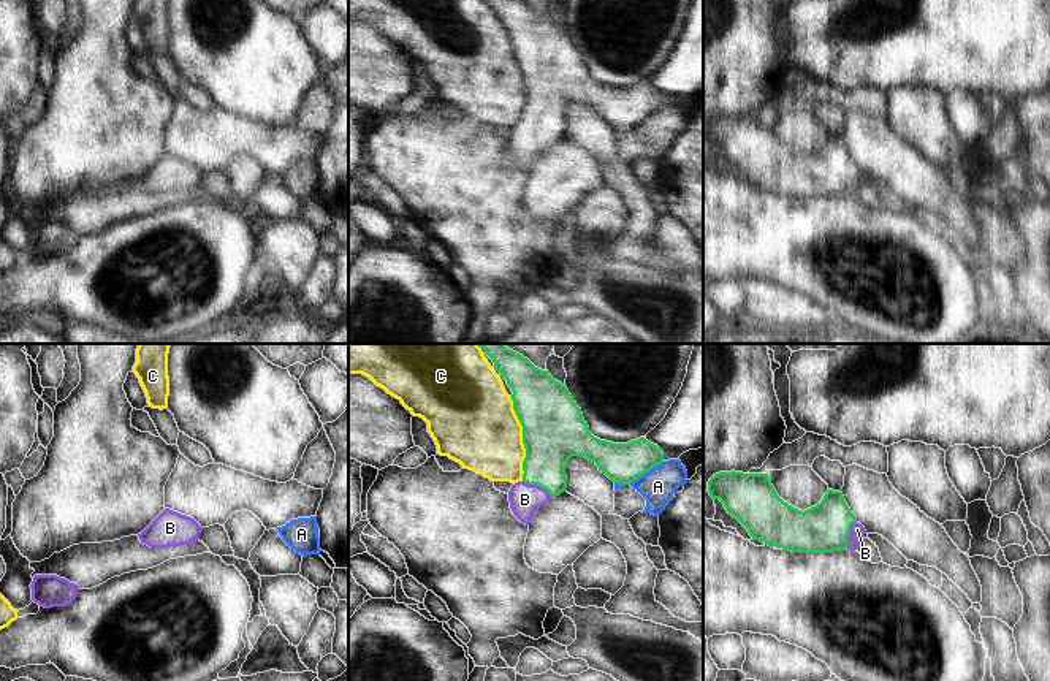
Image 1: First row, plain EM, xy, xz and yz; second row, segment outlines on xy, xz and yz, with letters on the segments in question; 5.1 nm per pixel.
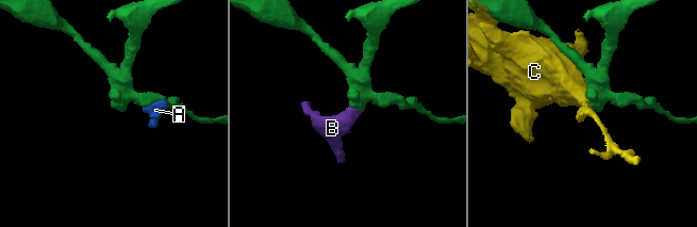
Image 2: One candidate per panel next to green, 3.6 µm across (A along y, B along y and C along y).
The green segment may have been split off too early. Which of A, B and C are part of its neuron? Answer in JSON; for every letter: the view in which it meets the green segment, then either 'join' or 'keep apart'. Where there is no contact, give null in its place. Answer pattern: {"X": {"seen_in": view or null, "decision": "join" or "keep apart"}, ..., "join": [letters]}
{"A": {"seen_in": "xz", "decision": "keep apart"}, "B": {"seen_in": "xz", "decision": "join"}, "C": {"seen_in": "xz", "decision": "keep apart"}, "join": ["B"]}

